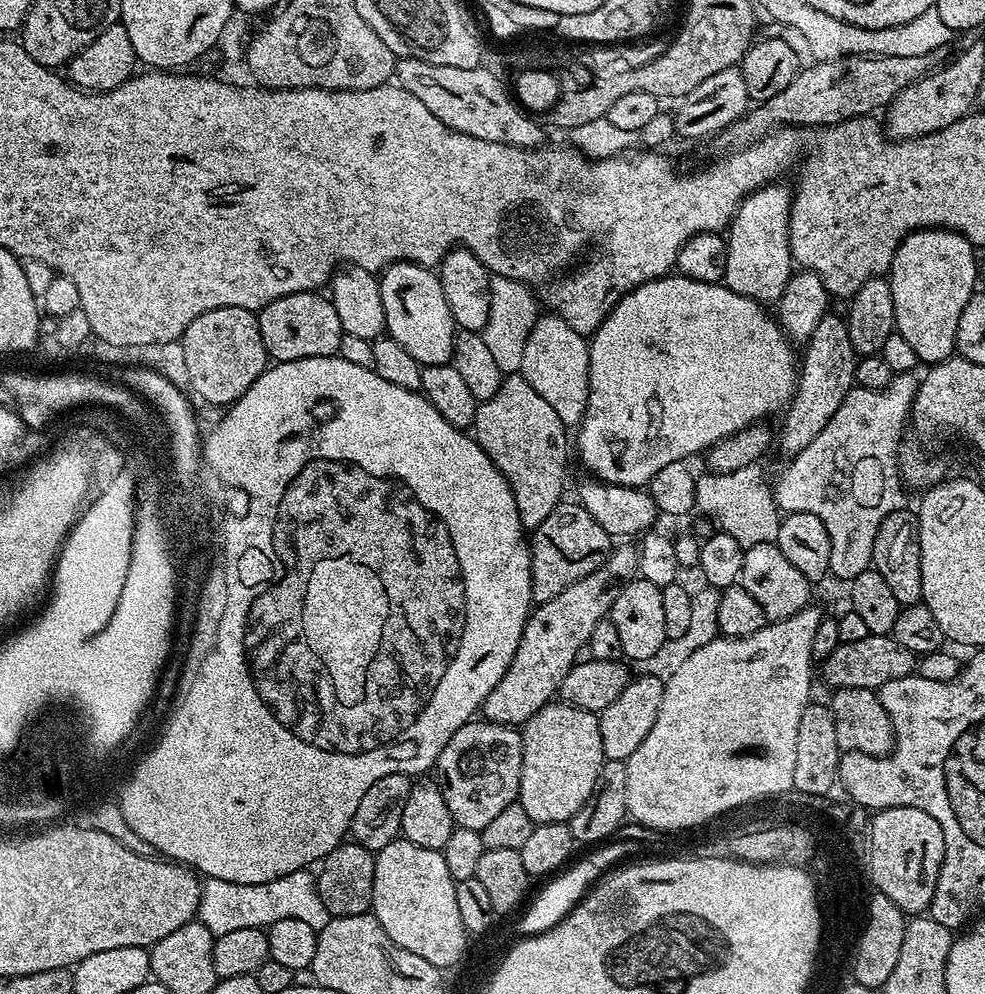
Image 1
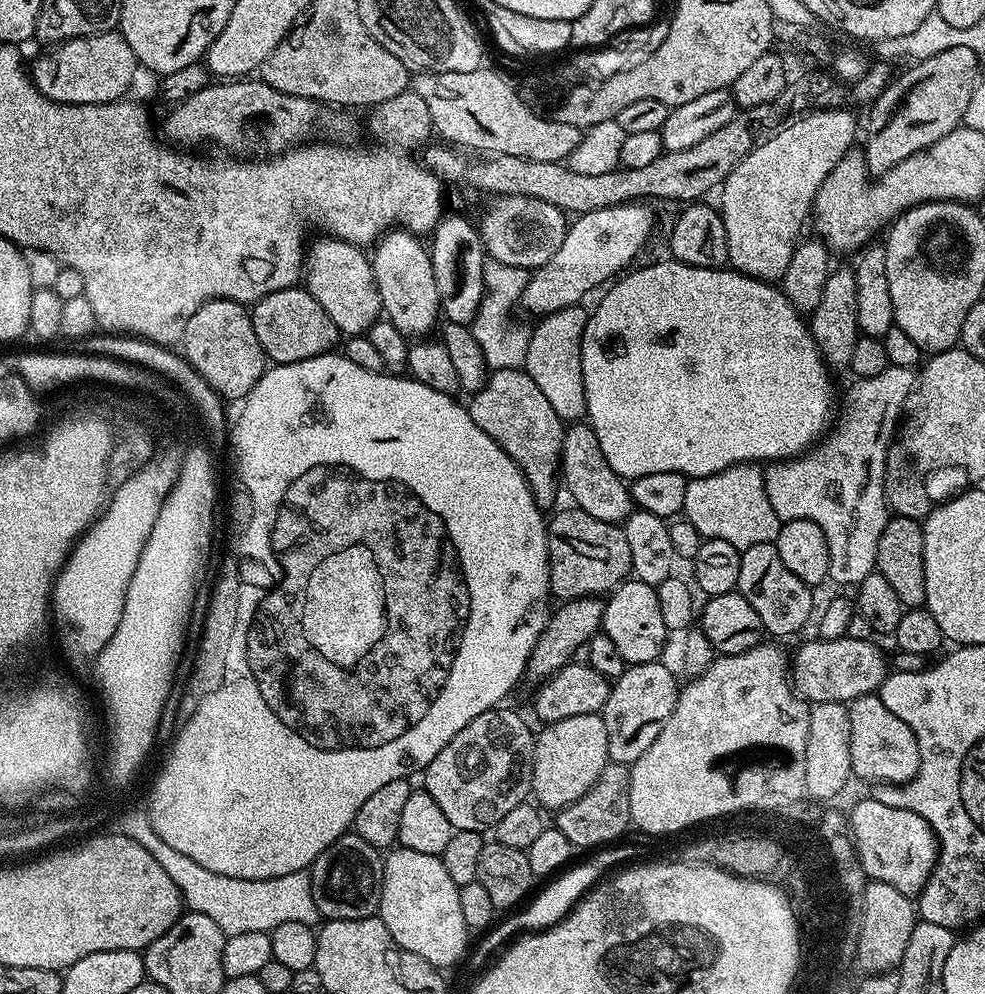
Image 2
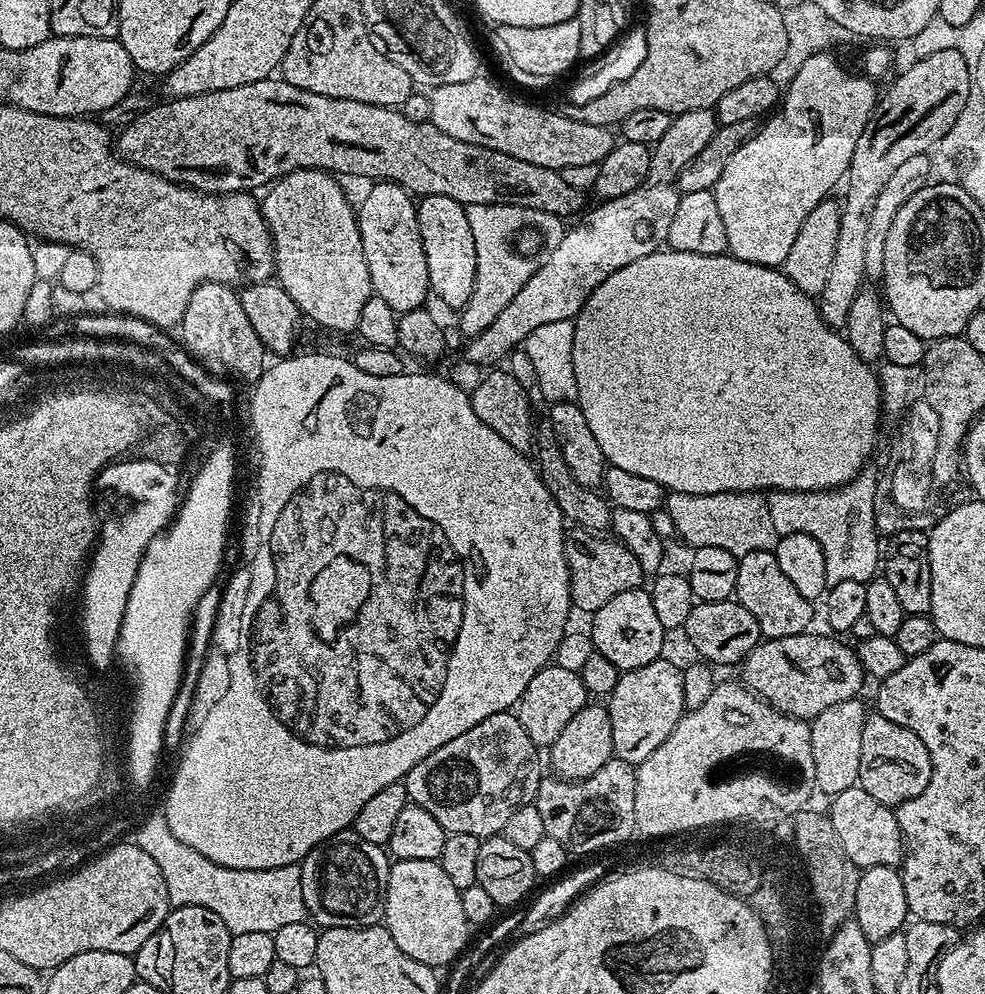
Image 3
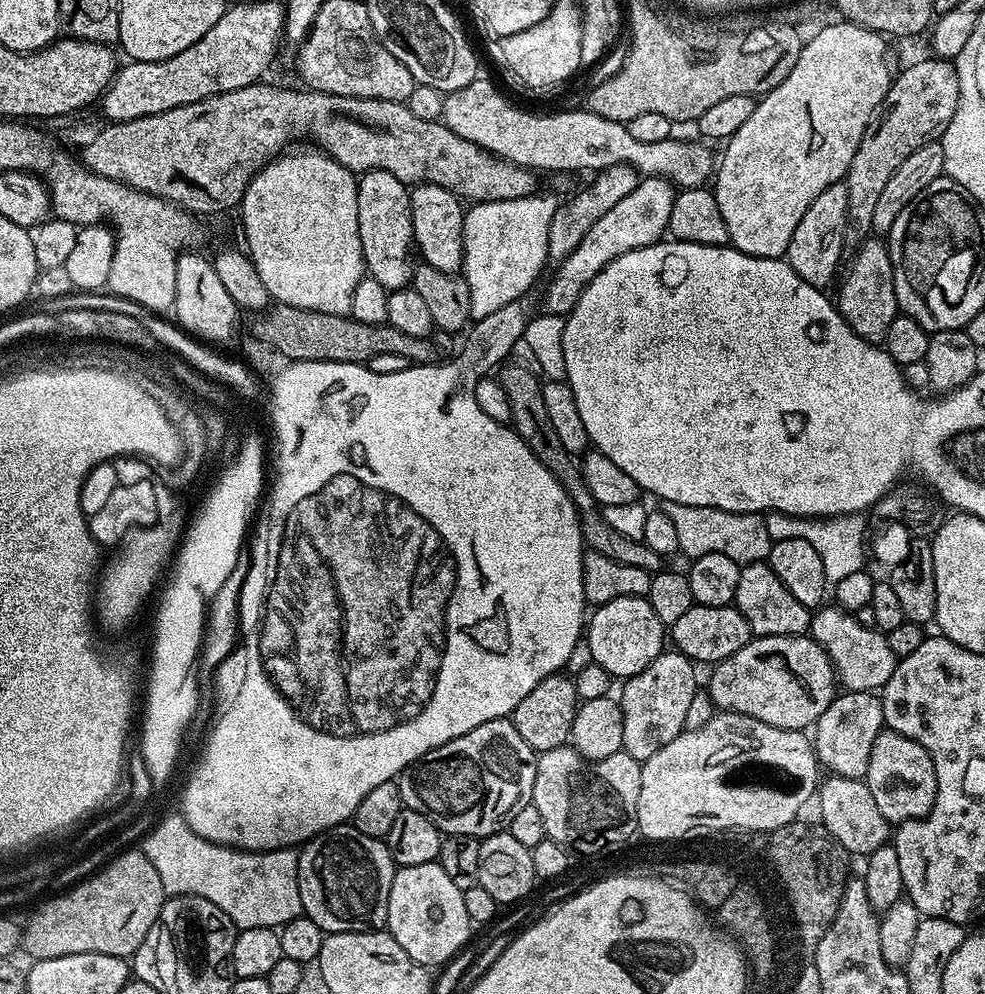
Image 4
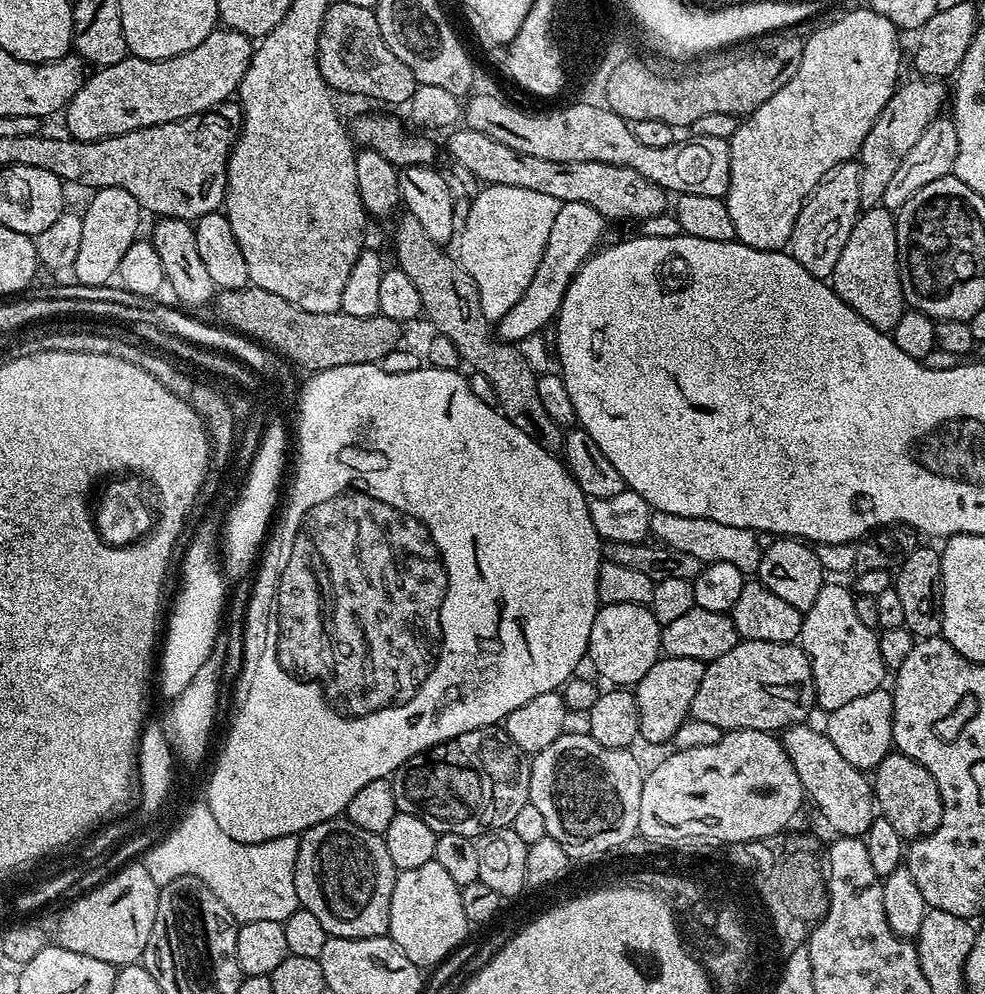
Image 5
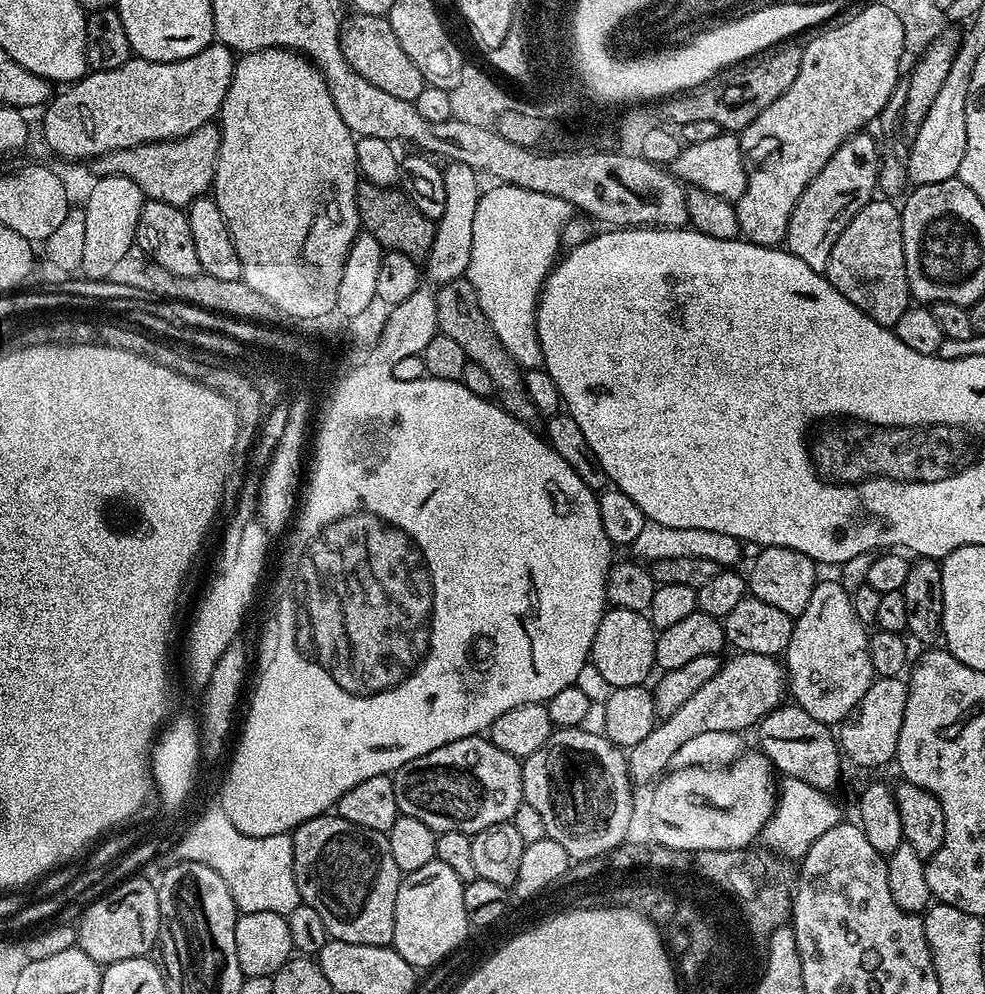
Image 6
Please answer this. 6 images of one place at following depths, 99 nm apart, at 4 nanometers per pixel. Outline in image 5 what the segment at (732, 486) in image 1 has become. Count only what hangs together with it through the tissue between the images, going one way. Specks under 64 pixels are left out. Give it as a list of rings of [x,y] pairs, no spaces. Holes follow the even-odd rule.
[[[654,510],[650,515],[650,534],[665,547],[683,550],[698,558],[702,564],[730,562],[732,566],[742,569],[746,576],[755,573],[760,566],[762,549],[758,544],[757,533],[749,528],[723,525],[714,519],[684,518]]]

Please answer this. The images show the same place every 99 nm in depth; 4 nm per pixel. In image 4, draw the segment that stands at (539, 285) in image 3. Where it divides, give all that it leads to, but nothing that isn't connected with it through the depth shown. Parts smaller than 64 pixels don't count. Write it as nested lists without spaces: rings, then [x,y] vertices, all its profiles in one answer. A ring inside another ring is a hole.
[[[646,176],[637,188],[622,198],[622,202],[618,202],[618,206],[610,206],[610,210],[606,210],[606,214],[602,214],[602,218],[590,226],[576,249],[555,265],[556,273],[544,292],[543,311],[567,317],[588,283],[610,262],[622,258],[622,254],[630,254],[630,250],[661,243],[668,232],[670,210],[676,201],[676,194],[677,189],[663,176]]]

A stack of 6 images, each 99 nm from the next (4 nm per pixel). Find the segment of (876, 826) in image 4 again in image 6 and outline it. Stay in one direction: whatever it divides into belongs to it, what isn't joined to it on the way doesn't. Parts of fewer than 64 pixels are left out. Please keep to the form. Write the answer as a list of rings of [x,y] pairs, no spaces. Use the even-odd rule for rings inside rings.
[[[785,703],[775,708],[766,718],[762,718],[754,729],[754,735],[760,739],[759,751],[763,752],[777,773],[785,772],[785,777],[825,790],[832,790],[839,782],[842,749],[833,729],[818,722],[818,718],[810,718],[810,714],[797,708],[795,703]]]

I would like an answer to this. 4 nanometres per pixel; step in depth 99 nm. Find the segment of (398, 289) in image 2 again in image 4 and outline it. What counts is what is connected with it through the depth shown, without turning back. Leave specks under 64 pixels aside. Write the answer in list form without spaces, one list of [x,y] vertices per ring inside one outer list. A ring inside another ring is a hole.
[[[374,170],[359,177],[358,190],[358,234],[362,238],[362,254],[367,275],[373,276],[389,290],[409,287],[414,271],[414,241],[412,239],[412,215],[410,214],[410,188],[394,174],[386,170]]]

